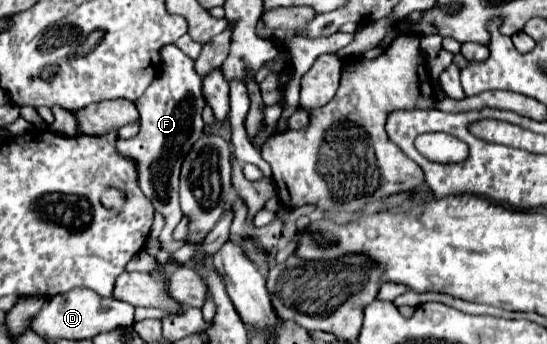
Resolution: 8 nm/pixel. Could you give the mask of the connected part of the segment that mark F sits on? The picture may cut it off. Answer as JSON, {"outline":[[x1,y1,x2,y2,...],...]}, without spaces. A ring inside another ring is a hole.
{"outline":[[175,45,163,47,159,51,163,59,163,67,159,77,147,87,141,95,137,111,141,115,141,129,133,139,117,139,117,151,135,159,139,167,139,187,147,199,151,199,153,207,165,217,165,227,159,235,159,243,163,249,173,249,173,229,183,217,179,207,179,169,187,151,195,145,199,135,203,135,203,119,201,111,205,107,205,99,201,93,201,77,195,73,193,59,189,59,181,49]]}

